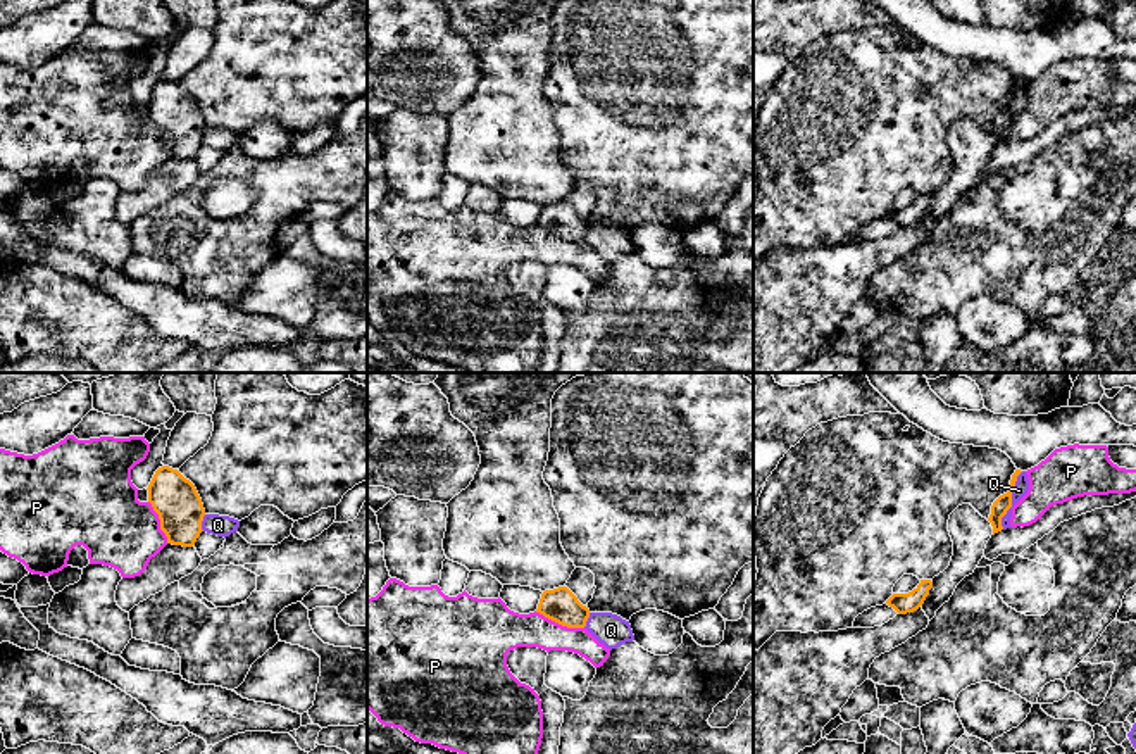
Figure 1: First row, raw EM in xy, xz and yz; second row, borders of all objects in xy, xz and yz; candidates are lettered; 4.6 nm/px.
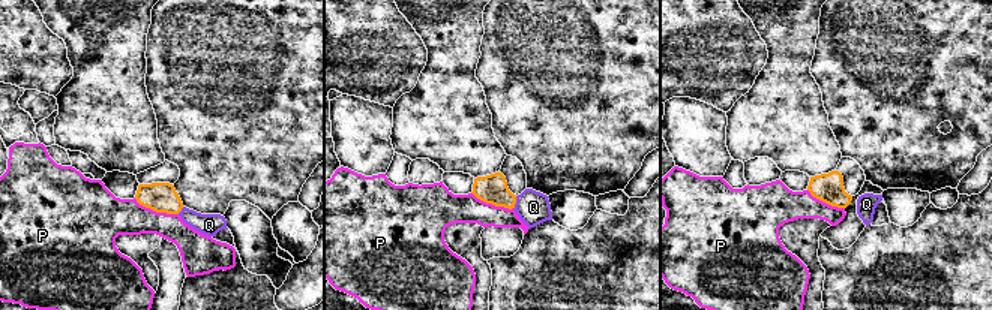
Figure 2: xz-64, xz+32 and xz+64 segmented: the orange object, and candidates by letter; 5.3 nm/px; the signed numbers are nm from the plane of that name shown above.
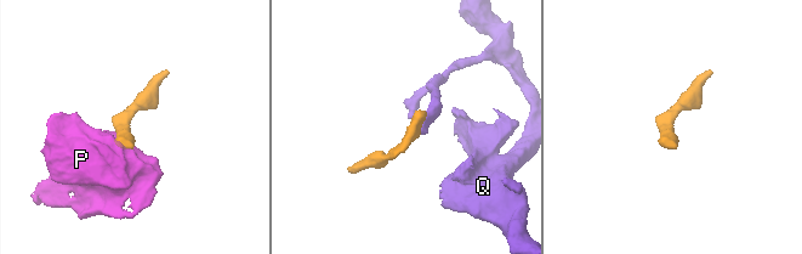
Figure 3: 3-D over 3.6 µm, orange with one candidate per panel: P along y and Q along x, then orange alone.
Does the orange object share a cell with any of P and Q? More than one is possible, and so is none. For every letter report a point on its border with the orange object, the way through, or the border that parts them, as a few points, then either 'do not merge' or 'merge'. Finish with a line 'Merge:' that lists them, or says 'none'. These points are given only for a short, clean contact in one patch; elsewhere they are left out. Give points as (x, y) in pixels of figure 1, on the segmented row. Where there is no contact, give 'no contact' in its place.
P: contact xz (559, 623); do not merge
Q: contact yz (1011, 501); border yz (1023, 471), (1012, 489), (1012, 506), (1002, 518), (1002, 528); do not merge
Merge: none

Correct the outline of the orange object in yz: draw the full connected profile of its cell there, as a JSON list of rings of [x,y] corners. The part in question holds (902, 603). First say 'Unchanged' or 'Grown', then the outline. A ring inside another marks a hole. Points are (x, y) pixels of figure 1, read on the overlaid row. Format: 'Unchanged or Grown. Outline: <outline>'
Unchanged. Outline: [[[921,580],[921,583],[908,594],[893,594],[886,604],[893,607],[898,614],[907,614],[917,611],[926,597],[929,595],[929,590],[933,587],[931,580]]]

